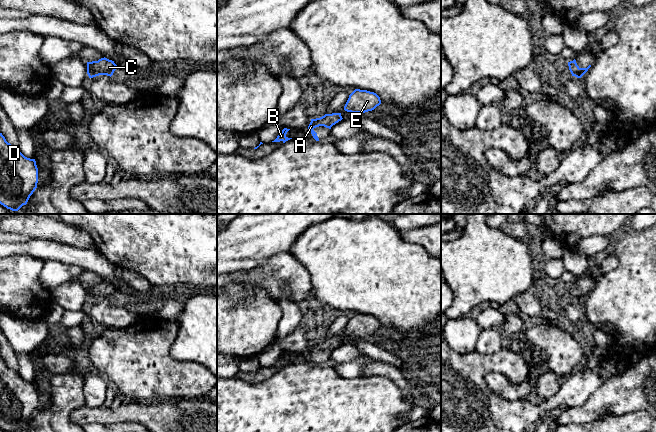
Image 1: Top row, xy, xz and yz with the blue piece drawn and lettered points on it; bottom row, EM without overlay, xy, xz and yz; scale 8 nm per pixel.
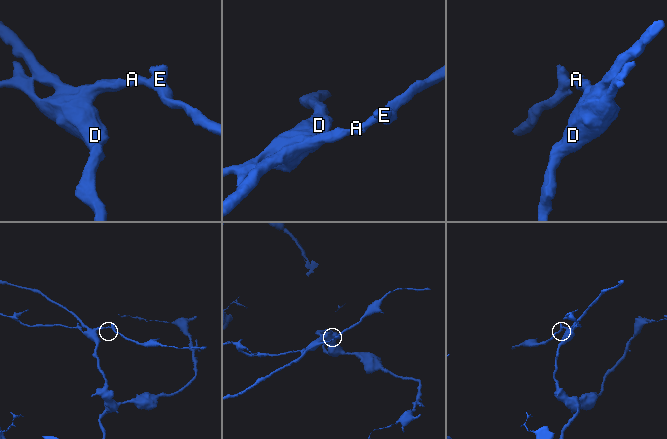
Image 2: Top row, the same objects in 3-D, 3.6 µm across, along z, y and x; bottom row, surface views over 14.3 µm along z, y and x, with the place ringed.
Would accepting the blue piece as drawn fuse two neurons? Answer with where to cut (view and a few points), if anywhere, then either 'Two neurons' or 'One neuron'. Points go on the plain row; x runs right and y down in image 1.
No split. One neuron

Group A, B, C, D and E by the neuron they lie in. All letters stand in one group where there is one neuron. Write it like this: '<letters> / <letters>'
A B C D E

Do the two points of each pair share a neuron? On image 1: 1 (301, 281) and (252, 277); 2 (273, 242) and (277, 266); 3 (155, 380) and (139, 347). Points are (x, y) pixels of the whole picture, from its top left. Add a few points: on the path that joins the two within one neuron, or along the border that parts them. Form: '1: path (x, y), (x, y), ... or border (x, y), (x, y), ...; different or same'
1: path (289, 277), (264, 277); same
2: border (288, 250), (275, 253), (255, 267); different
3: path (147, 372), (139, 364), (139, 355); same

